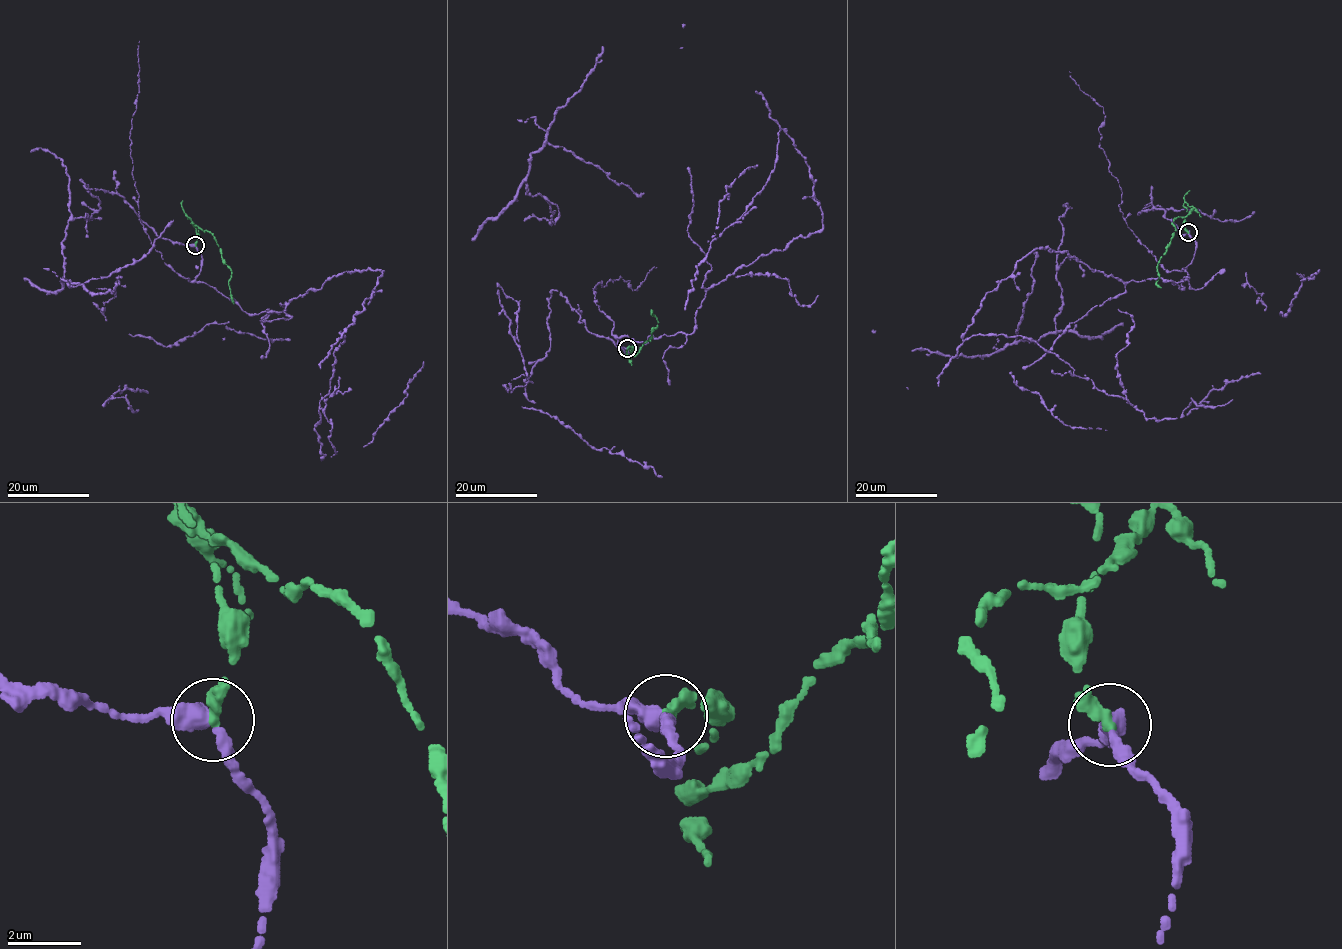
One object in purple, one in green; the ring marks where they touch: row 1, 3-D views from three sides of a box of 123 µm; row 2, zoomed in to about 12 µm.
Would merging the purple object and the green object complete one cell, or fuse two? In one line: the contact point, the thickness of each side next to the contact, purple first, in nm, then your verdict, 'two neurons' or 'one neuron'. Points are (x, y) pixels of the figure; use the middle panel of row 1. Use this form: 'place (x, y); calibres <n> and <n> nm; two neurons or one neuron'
place (627, 348); calibres 380 and 360 nm; two neurons

